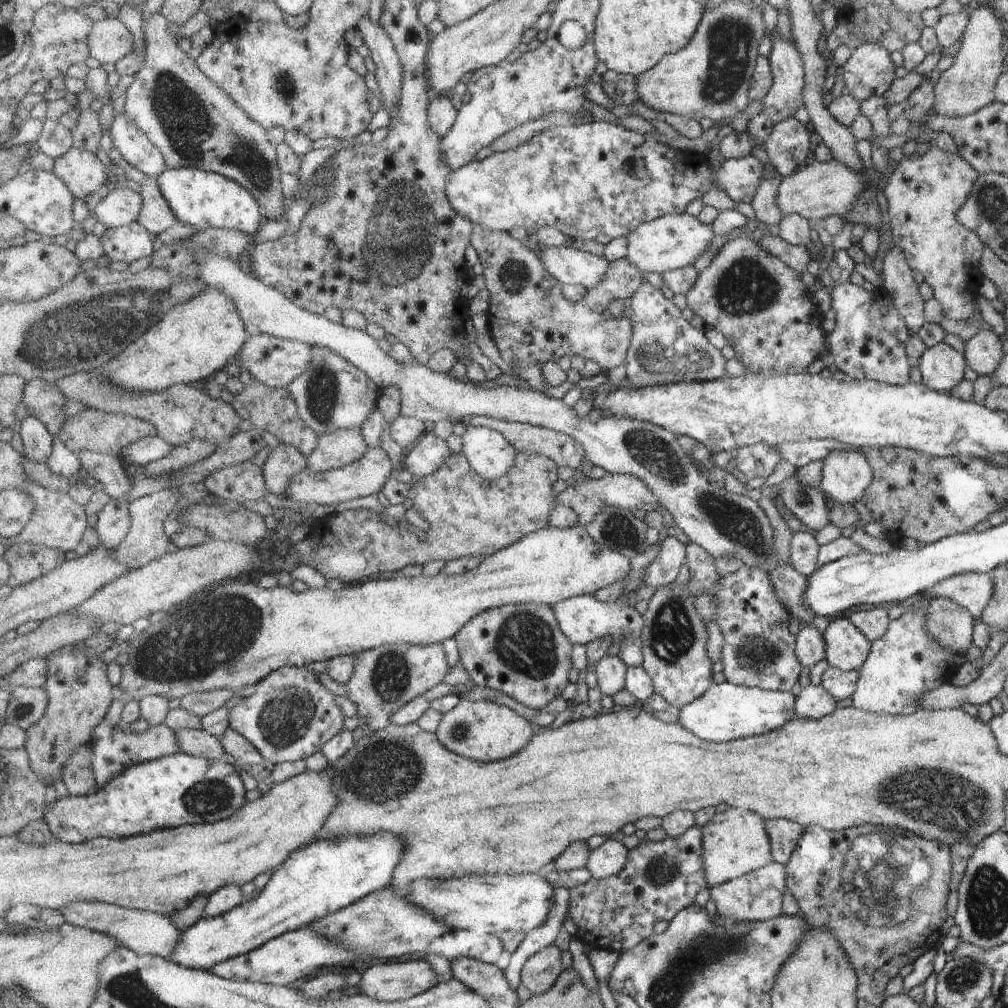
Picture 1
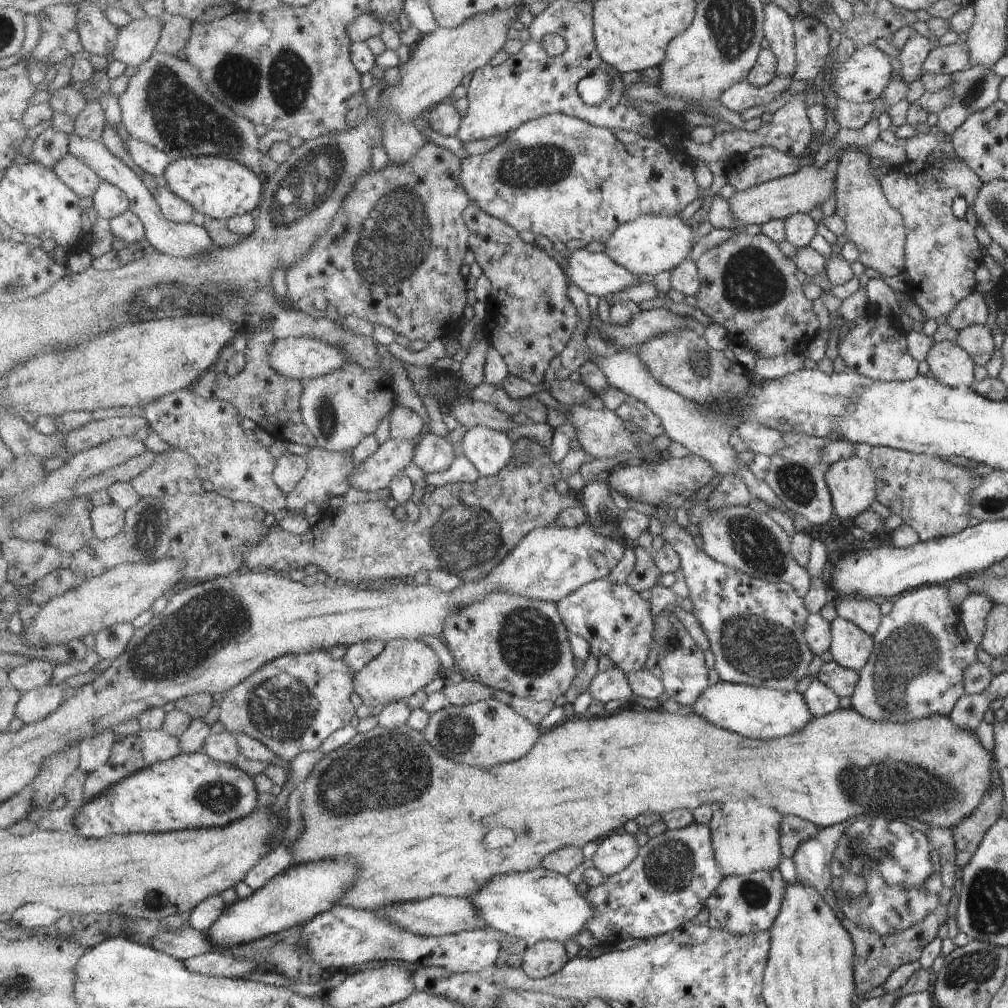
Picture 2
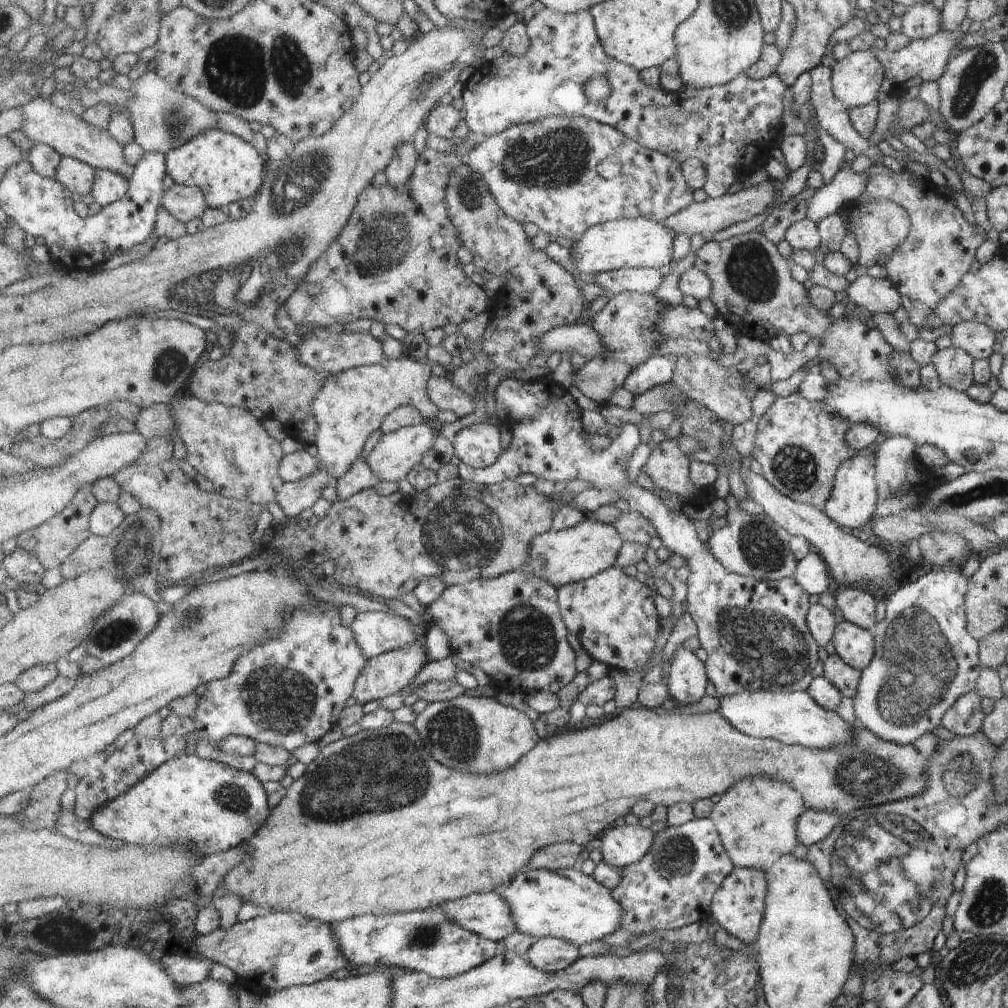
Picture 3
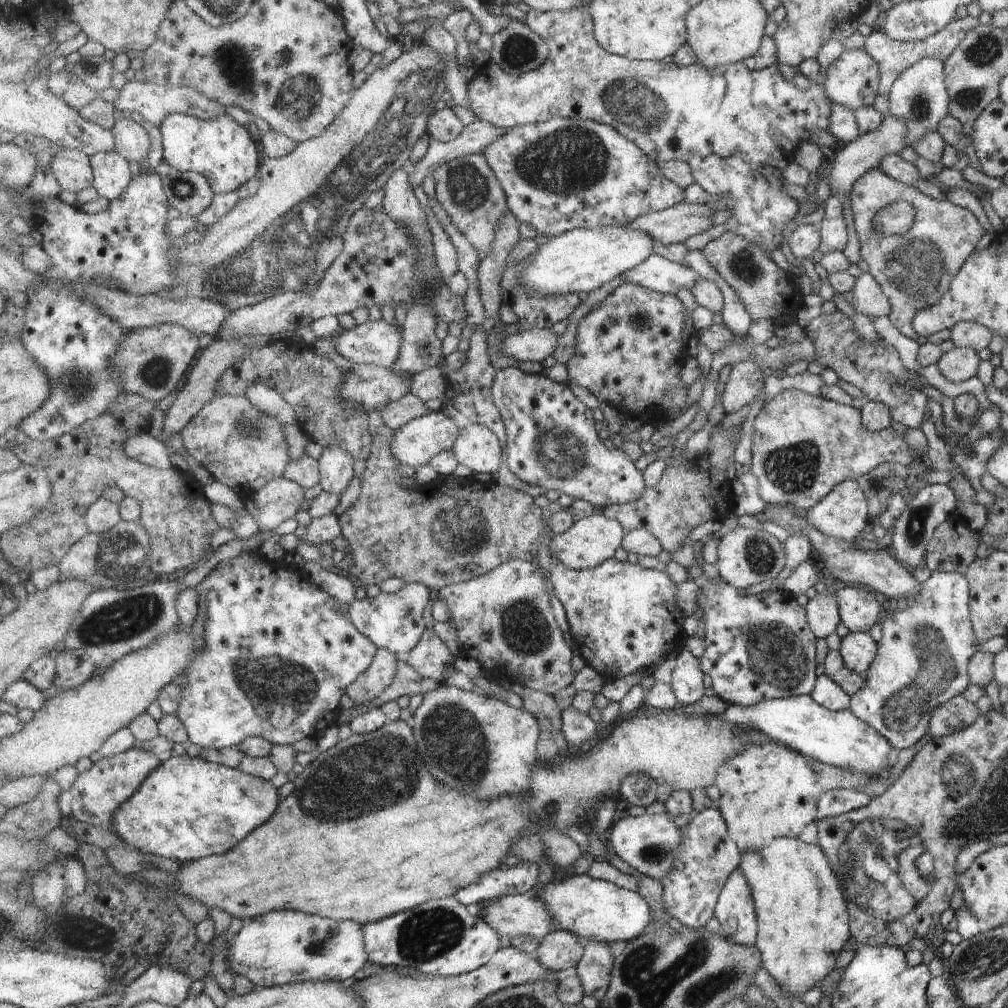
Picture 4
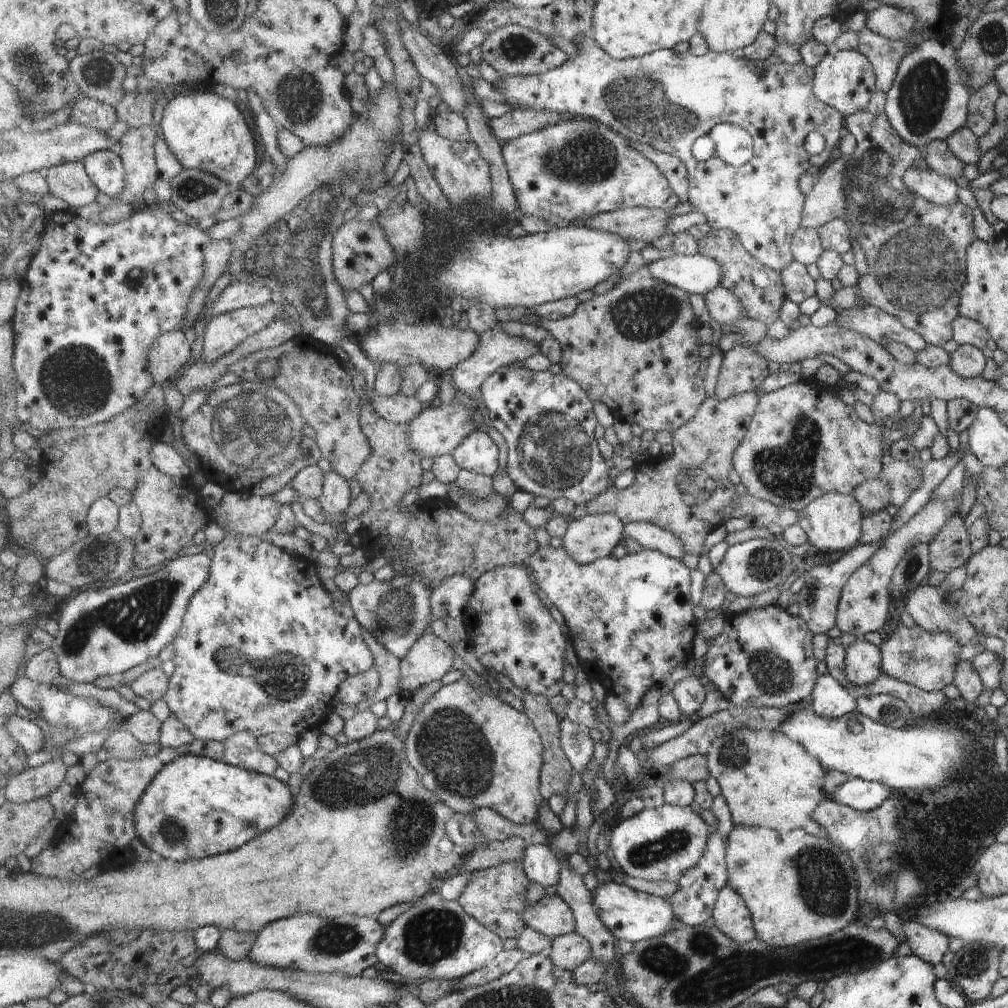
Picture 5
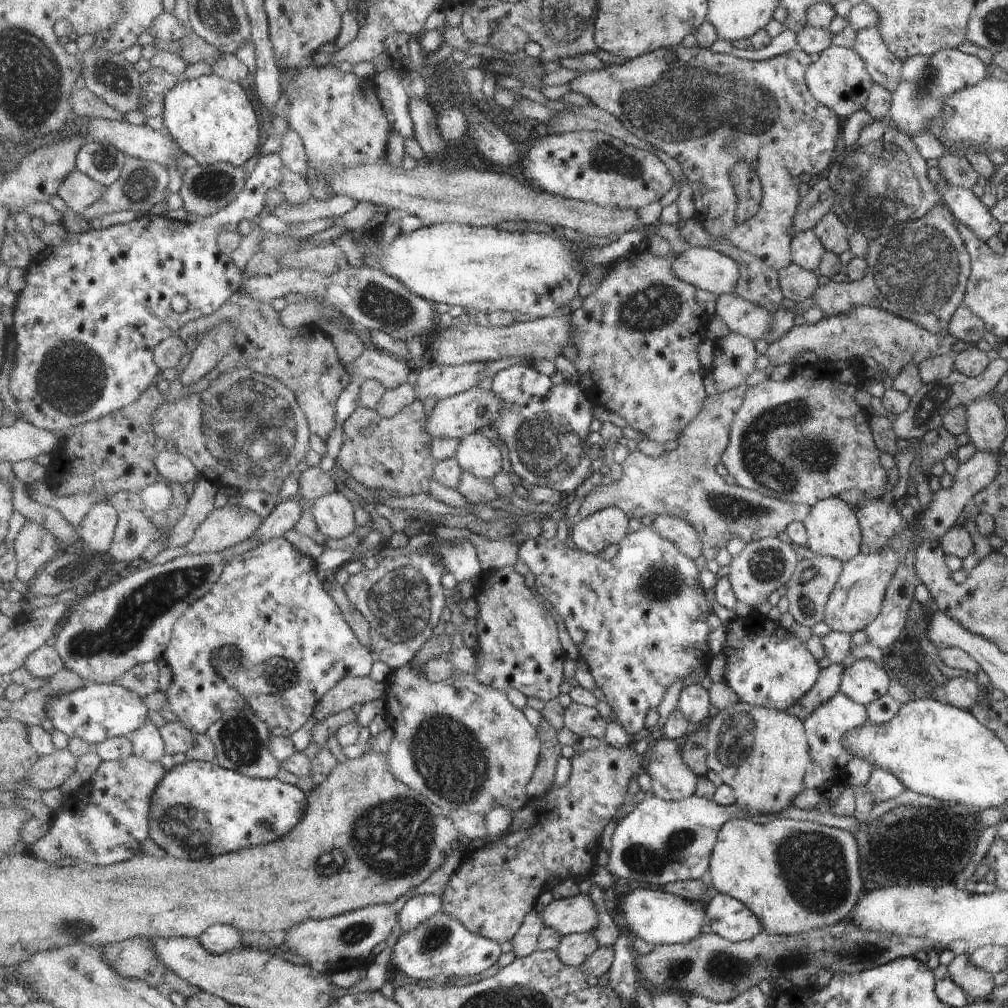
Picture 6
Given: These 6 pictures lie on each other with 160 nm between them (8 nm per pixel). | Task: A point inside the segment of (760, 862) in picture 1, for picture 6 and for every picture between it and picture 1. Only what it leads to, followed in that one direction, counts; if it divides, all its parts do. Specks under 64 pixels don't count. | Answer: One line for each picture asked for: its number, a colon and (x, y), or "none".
2: (744, 838)
3: (756, 821)
4: (769, 791)
5: (767, 780)
6: (760, 753)

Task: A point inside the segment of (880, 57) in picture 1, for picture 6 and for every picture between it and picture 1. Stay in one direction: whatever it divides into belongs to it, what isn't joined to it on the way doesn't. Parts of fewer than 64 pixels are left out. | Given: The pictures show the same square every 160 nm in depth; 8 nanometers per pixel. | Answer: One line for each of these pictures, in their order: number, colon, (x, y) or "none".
2: (860, 78)
3: (855, 79)
4: (851, 80)
5: (844, 80)
6: (837, 79)

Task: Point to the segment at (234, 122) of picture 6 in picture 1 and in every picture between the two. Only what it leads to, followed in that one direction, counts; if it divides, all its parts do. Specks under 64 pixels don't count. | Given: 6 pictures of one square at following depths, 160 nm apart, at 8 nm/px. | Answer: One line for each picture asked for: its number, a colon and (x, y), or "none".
1: (200, 199)
2: (219, 188)
3: (227, 168)
4: (222, 150)
5: (205, 132)

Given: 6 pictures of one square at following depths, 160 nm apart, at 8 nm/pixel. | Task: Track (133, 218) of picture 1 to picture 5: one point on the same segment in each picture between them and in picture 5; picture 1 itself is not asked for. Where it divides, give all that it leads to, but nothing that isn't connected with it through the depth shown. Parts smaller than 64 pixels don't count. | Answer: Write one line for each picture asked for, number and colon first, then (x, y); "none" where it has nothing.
2: (110, 202)
3: (110, 187)
4: (112, 176)
5: (106, 168)

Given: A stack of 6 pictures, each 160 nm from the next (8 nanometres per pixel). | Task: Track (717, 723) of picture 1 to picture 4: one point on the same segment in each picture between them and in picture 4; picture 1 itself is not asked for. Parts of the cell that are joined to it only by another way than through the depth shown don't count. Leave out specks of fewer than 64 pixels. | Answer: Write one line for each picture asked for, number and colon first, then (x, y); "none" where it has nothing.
2: (762, 713)
3: (791, 717)
4: (836, 738)

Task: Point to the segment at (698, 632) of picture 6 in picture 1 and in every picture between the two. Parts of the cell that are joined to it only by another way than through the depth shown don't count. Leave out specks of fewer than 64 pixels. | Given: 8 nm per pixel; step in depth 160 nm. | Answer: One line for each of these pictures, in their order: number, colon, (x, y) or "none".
1: (583, 619)
2: (616, 622)
3: (615, 617)
4: (623, 617)
5: (630, 620)

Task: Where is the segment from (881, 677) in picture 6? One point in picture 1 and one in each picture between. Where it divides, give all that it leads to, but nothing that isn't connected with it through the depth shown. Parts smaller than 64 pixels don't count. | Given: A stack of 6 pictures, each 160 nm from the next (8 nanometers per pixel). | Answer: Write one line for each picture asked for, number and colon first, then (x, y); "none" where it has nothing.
1: (845, 648)
2: (850, 647)
3: (853, 645)
4: (857, 649)
5: (862, 660)

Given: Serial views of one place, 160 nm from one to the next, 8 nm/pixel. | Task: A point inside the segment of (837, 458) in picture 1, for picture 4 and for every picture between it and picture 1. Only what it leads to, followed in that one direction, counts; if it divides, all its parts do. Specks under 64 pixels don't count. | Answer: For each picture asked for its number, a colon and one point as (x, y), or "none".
2: (850, 481)
3: (851, 503)
4: (843, 513)

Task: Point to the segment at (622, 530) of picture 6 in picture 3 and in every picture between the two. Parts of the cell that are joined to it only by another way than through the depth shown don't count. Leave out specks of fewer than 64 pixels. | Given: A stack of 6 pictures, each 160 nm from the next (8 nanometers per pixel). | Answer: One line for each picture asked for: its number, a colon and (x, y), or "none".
3: (569, 556)
4: (593, 540)
5: (592, 537)

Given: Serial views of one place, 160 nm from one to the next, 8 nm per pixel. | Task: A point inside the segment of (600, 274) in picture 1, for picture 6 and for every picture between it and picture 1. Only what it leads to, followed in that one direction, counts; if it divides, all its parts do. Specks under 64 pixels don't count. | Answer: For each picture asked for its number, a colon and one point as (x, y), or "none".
2: (595, 273)
3: (643, 279)
4: (658, 273)
5: (696, 274)
6: (716, 273)

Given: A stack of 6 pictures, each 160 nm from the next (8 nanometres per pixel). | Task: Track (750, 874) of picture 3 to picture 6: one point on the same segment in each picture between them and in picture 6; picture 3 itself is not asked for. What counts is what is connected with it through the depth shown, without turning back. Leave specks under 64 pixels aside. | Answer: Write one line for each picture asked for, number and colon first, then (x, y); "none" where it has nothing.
4: (734, 910)
5: (731, 915)
6: (727, 917)

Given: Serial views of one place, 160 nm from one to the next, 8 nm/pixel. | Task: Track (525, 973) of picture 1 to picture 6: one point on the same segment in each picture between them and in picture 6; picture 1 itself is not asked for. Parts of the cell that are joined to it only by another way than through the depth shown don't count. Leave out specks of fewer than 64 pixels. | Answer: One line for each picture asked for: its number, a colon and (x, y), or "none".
2: (546, 958)
3: (549, 954)
4: (561, 951)
5: (570, 951)
6: (575, 949)

